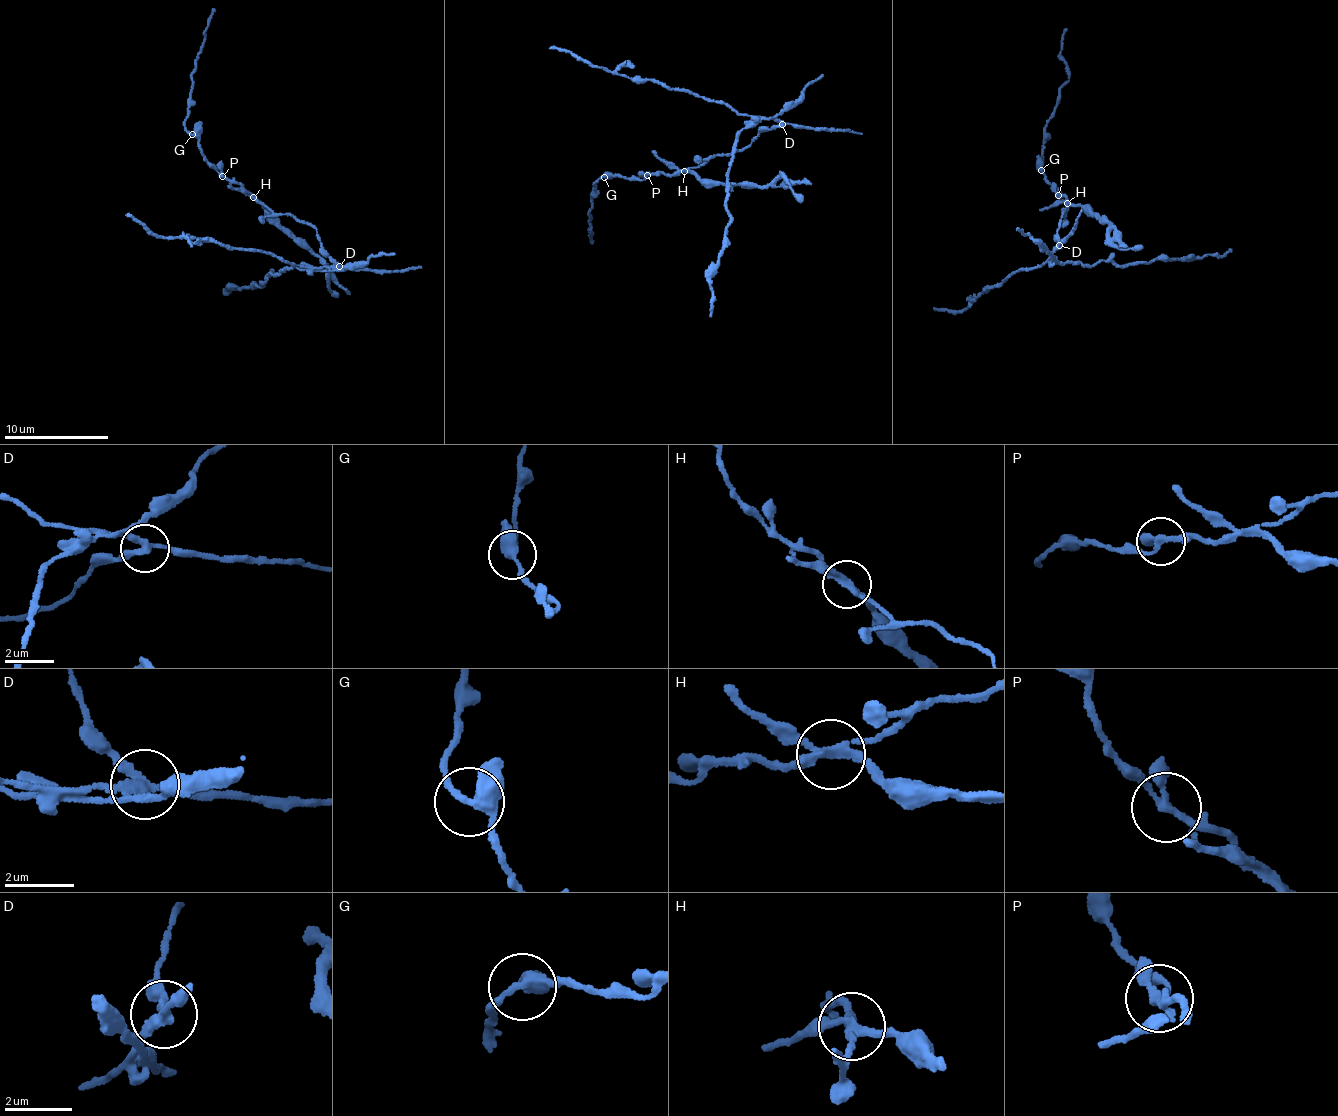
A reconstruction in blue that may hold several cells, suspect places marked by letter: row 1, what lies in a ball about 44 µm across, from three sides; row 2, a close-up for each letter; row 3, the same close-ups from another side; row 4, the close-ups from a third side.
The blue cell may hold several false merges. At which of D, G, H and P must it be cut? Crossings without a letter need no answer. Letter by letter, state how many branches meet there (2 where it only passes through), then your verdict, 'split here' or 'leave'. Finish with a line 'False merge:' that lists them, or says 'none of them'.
D: 3 | split here
G: 3 | leave
H: 4 | split here
P: 4 | leave
False merge: D, H

